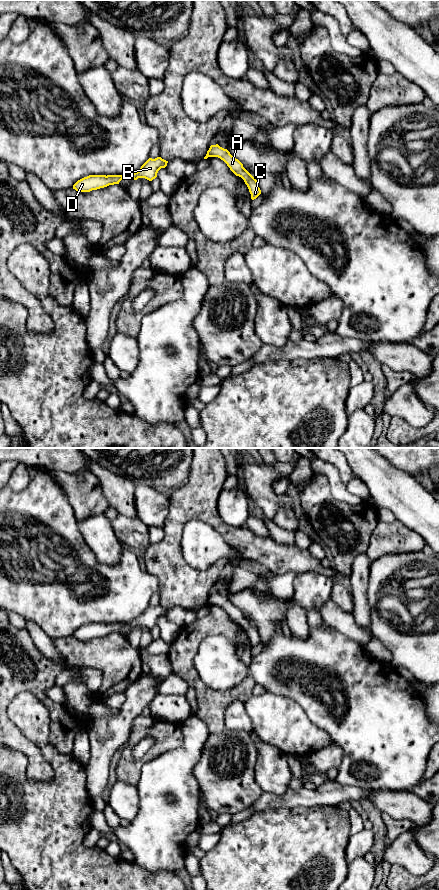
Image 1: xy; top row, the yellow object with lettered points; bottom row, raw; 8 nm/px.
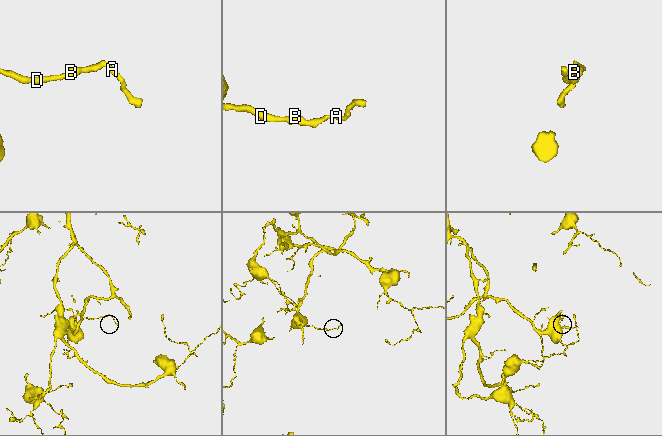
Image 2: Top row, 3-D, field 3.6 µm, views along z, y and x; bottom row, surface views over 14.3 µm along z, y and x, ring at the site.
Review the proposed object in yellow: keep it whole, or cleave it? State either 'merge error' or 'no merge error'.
no merge error

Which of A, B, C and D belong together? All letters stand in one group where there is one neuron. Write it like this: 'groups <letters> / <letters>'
groups A B C D

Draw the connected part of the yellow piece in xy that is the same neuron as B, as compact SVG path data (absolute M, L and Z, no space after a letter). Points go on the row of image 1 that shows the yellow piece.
M157 157L155 159L149 158L140 168L139 171L131 175L89 175L78 180L73 189L79 192L90 192L109 185L119 184L123 178L131 178L137 180L138 178L145 178L152 181L157 177L157 173L161 168L167 166L168 161Z

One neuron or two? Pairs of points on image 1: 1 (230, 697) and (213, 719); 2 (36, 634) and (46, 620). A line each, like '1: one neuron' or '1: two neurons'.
1: one neuron
2: two neurons

